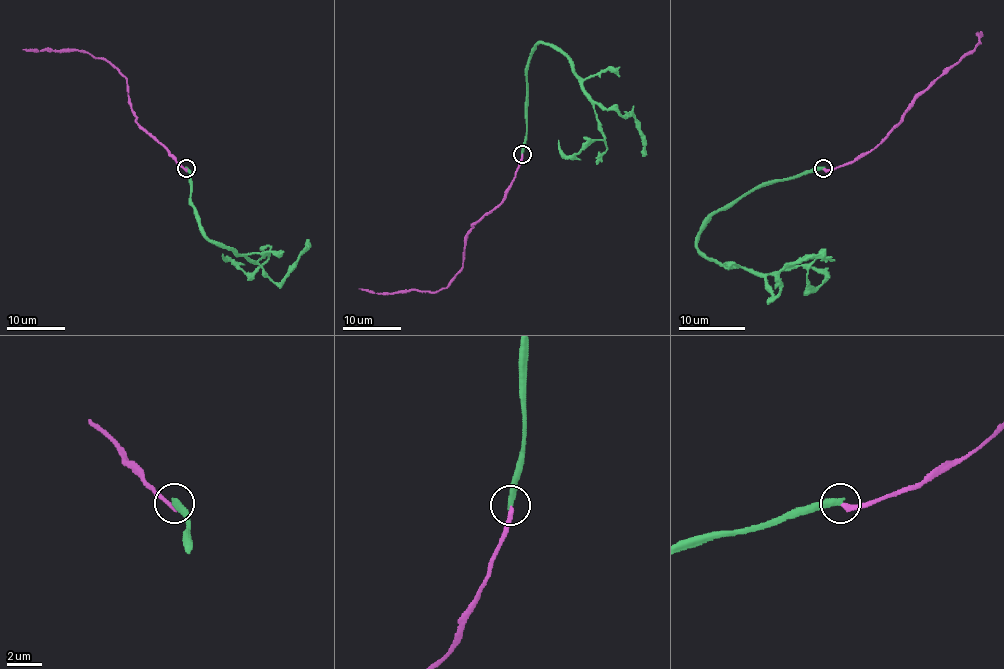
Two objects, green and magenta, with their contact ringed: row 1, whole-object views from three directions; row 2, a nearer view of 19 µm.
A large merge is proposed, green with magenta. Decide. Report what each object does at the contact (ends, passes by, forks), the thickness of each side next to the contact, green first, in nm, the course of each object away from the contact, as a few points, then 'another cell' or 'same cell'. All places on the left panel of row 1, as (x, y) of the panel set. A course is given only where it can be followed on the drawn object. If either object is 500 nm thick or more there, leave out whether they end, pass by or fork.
green ends; magenta ends; calibres 380 and 280 nm; course green (185, 168), (190, 201), (204, 233), (235, 254), (257, 261), (264, 254), (267, 260), (245, 273), (222, 254); course magenta (185, 168), (136, 121), (130, 107), (127, 82), (110, 63), (78, 50), (22, 50); another cell

